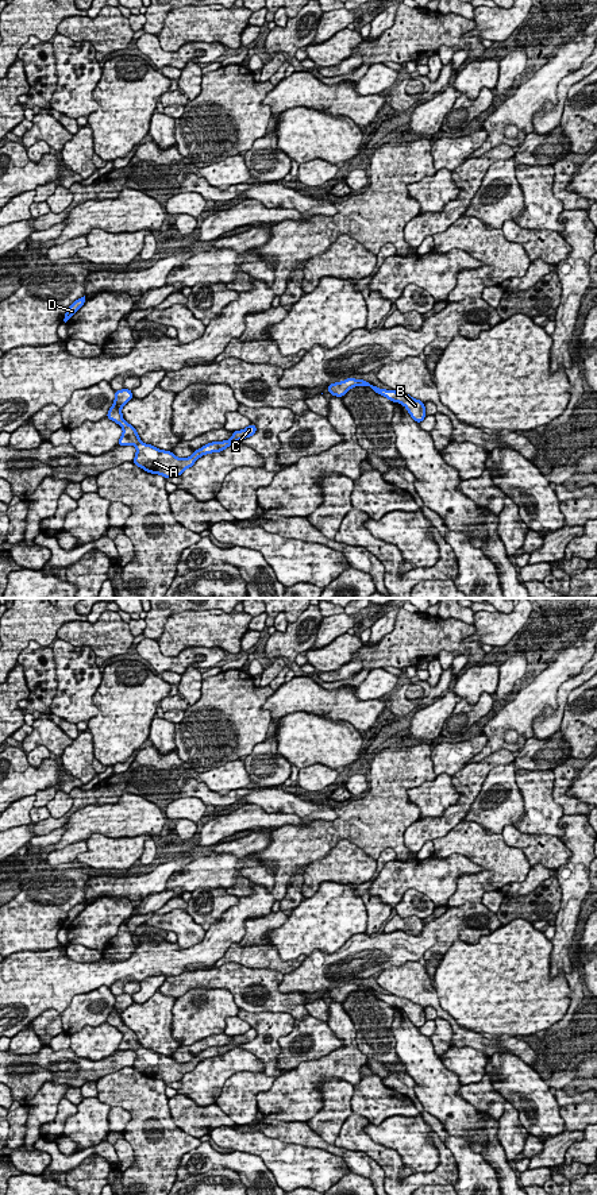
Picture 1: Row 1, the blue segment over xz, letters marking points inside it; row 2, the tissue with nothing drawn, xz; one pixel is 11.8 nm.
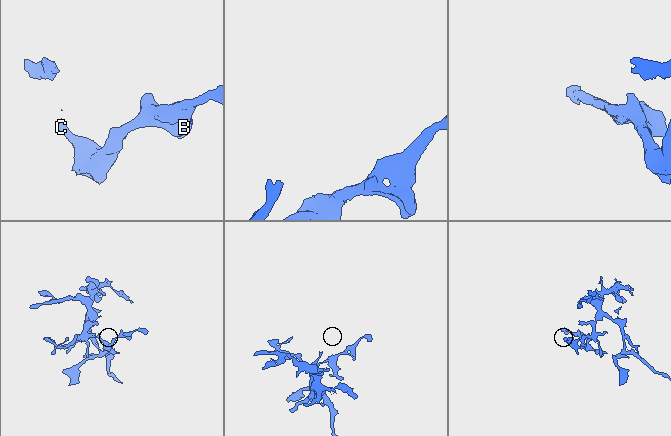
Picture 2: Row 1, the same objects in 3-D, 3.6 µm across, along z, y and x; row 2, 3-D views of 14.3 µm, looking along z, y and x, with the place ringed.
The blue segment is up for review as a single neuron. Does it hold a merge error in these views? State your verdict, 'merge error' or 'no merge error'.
no merge error

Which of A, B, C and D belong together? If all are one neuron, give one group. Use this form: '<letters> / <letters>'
A B C D

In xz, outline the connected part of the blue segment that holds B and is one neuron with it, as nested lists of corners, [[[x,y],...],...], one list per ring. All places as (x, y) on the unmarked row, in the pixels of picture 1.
[[[346,983],[342,987],[328,990],[328,997],[331,1001],[343,1002],[354,991],[370,991],[375,998],[386,1002],[392,1007],[400,1007],[407,1013],[408,1018],[416,1028],[421,1028],[425,1024],[425,1011],[424,1007],[421,1007],[420,1005],[392,994],[380,994],[363,984]]]

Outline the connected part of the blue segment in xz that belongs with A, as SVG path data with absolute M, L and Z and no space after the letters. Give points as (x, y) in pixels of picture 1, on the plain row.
M116 995L115 1006L107 1018L109 1025L118 1028L123 1033L123 1038L118 1046L118 1051L135 1051L136 1059L132 1068L147 1078L163 1080L166 1084L180 1082L188 1072L192 1072L200 1061L205 1059L220 1057L228 1051L242 1044L250 1042L257 1037L257 1032L250 1029L242 1036L232 1037L232 1042L228 1045L208 1048L196 1055L189 1063L177 1063L170 1056L163 1056L151 1049L142 1048L136 1034L123 1025L122 1013L132 1003L134 1001L131 995Z

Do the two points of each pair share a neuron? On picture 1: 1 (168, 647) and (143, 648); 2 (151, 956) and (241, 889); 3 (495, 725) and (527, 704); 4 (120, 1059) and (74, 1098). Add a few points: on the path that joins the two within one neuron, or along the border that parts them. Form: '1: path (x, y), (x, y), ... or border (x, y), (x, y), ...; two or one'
1: border (156, 640), (165, 655), (177, 655), (192, 647); two
2: border (249, 882), (251, 893), (239, 898); two
3: path (503, 721), (519, 712); one
4: border (72, 1086), (79, 1087); two

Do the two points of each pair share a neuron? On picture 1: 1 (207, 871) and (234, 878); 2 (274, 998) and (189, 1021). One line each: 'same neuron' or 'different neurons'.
1: same neuron
2: different neurons

